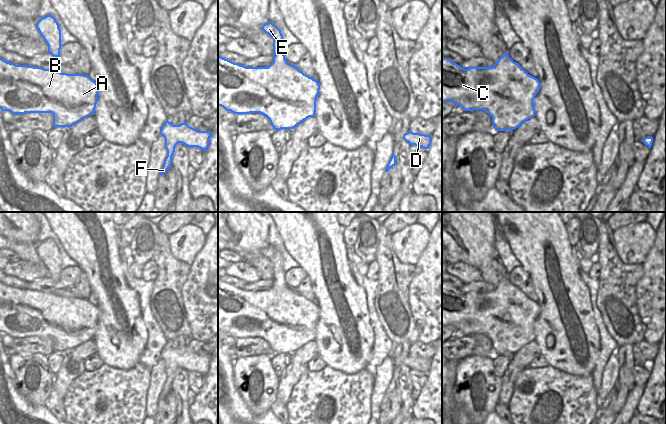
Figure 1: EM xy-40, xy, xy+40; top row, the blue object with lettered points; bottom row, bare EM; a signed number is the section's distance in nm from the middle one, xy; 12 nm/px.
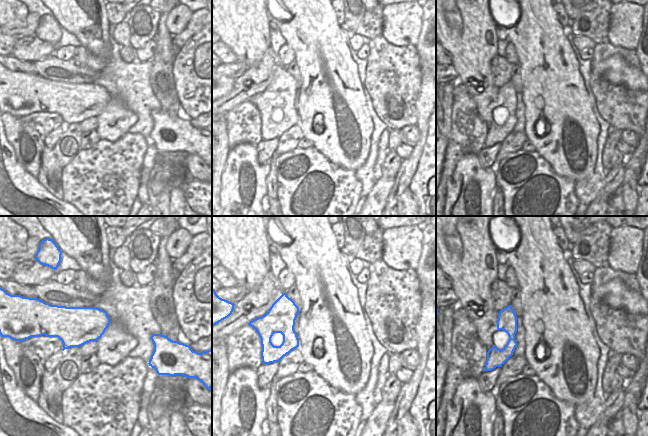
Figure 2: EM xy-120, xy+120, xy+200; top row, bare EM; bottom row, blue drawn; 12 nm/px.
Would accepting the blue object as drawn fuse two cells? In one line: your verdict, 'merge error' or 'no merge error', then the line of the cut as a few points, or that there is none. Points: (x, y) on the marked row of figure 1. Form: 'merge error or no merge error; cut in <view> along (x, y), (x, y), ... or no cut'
no merge error; no cut

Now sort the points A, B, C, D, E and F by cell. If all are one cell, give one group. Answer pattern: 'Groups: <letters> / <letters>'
Groups: A B C D E F.

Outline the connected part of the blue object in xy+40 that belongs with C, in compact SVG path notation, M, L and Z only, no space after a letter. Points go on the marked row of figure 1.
M503 54L492 67L462 68L442 57L442 102L453 101L464 111L484 110L492 117L495 131L514 130L535 116L533 100L540 82L508 55Z

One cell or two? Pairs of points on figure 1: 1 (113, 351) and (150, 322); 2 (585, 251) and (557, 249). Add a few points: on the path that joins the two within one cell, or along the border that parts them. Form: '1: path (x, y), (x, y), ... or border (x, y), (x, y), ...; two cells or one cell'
1: border (139, 302), (142, 320), (147, 330), (145, 348); two cells
2: border (575, 246), (582, 257); two cells

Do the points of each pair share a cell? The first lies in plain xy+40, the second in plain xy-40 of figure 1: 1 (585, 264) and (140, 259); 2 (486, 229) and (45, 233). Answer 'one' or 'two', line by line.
1: two
2: two

